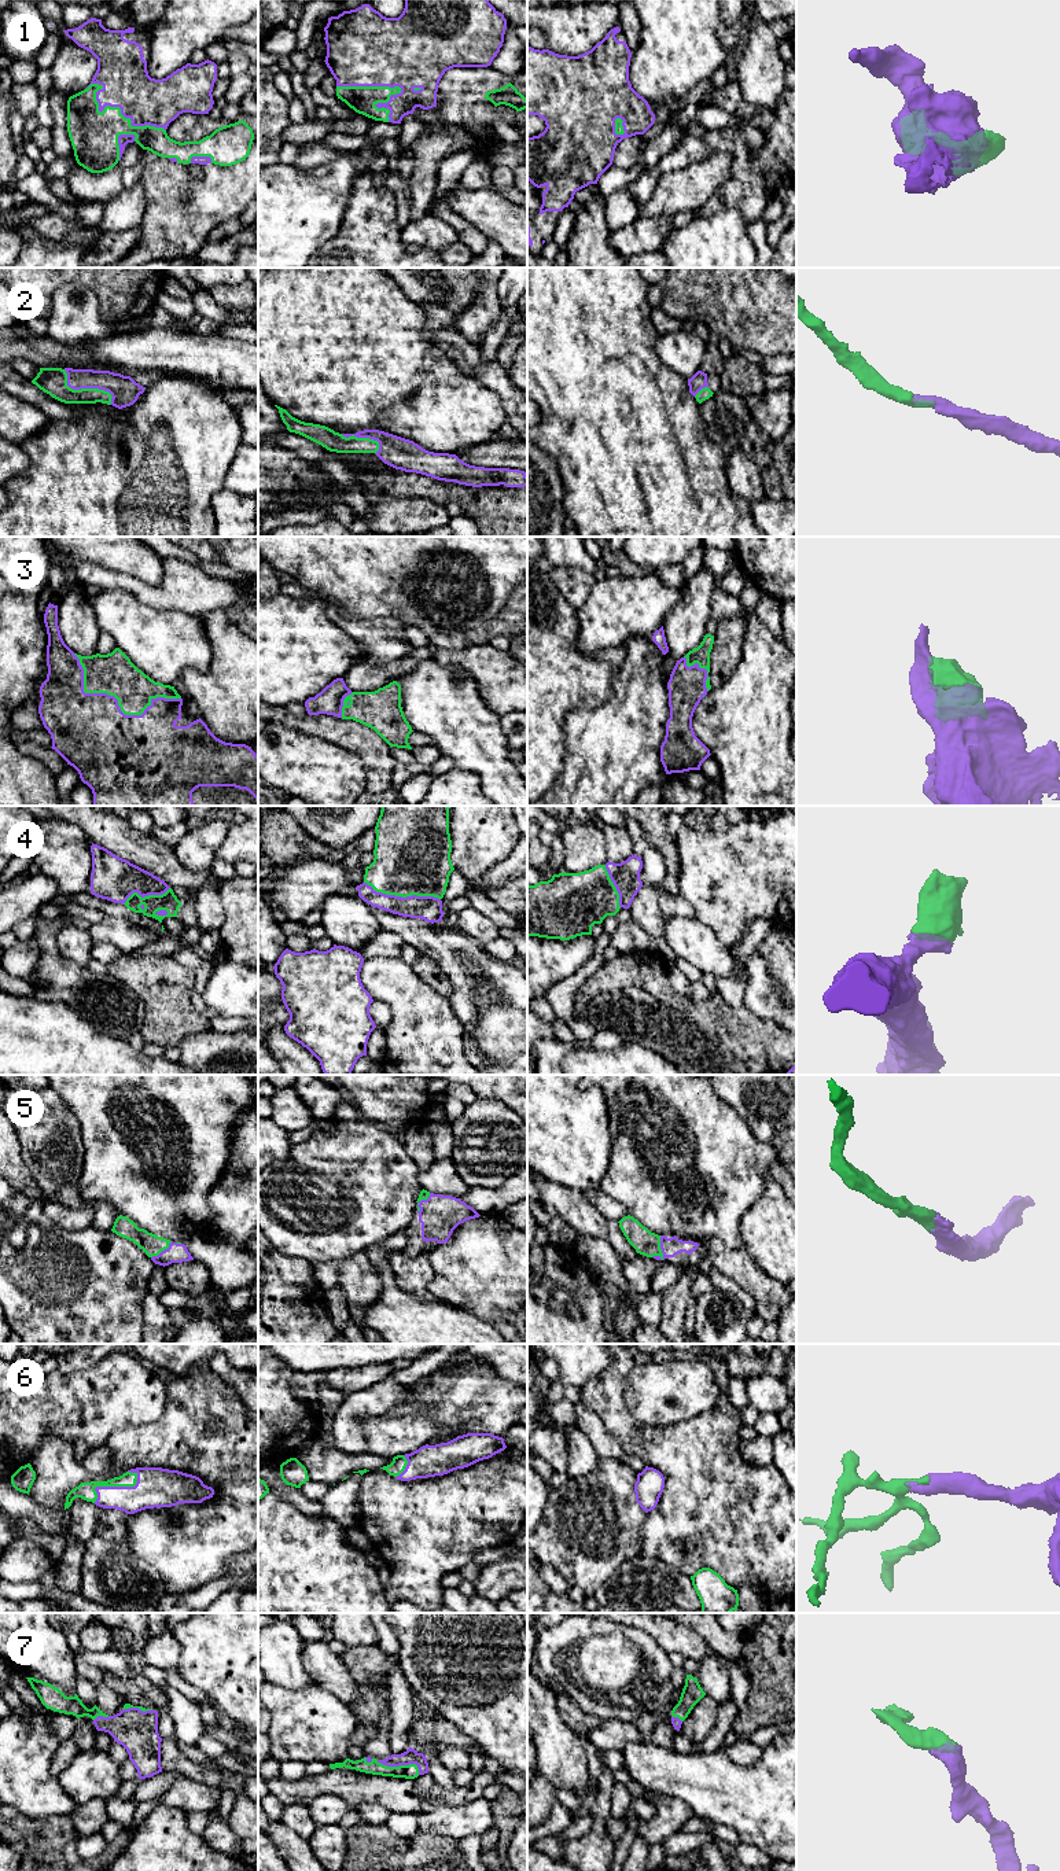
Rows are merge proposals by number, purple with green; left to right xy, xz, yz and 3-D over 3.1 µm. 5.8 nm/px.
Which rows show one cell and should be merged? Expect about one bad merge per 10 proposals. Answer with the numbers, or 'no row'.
1, 2, 3, 4, 5, 6, 7

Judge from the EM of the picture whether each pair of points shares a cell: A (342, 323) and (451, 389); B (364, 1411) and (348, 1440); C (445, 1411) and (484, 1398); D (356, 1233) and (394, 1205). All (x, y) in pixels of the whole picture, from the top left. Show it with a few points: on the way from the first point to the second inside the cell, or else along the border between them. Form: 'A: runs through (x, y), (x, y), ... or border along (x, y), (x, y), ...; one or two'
A: runs through (370, 350), (404, 385), (419, 385), (423, 389); one
B: runs through (357, 1418), (348, 1428), (348, 1433); one
C: runs through (455, 1402), (474, 1398); one
D: runs through (365, 1223), (385, 1205); one

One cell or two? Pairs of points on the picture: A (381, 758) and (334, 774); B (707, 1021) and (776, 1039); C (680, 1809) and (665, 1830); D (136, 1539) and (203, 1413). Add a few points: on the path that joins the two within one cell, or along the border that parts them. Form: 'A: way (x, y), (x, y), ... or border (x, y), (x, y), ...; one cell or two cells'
A: border (337, 746), (360, 757), (365, 789); two cells
B: way (724, 1023), (750, 1039), (759, 1039); one cell
C: way (674, 1815), (665, 1825); one cell
D: way (180, 1539), (187, 1539), (225, 1501), (225, 1457); one cell

